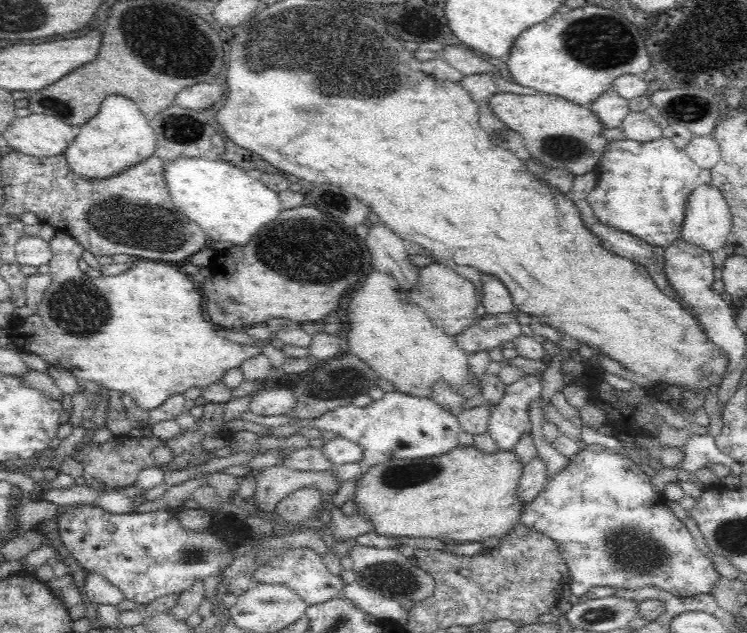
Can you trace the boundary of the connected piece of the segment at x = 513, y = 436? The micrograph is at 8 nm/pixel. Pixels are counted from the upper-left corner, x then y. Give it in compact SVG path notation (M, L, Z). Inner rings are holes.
M542 373L525 374L520 380L505 385L501 401L492 411L488 432L495 448L513 450L522 434L530 432L532 424L528 416L528 404L541 396Z

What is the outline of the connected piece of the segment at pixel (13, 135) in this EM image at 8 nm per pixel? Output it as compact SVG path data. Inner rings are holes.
M31 113L24 117L14 117L2 136L7 140L9 146L24 154L31 154L40 158L48 158L62 154L73 138L76 138L78 128L48 114Z

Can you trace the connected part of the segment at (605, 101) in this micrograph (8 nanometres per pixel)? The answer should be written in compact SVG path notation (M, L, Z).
M610 88L588 106L603 128L618 128L628 114L628 101Z

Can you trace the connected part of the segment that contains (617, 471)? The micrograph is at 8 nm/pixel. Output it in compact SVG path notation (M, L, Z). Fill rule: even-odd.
M586 444L585 448L580 449L572 458L569 463L563 468L560 474L552 476L545 484L545 488L538 493L536 498L532 499L523 508L523 513L520 515L520 523L528 528L532 528L547 534L550 538L556 541L556 544L563 552L564 560L569 568L567 582L570 585L570 593L576 597L584 596L588 592L588 588L592 586L615 586L616 588L644 588L644 586L658 586L662 590L667 590L673 595L679 597L691 597L700 593L711 593L712 584L716 582L716 578L720 573L712 564L710 555L704 555L701 551L696 549L694 539L686 525L681 520L674 517L672 511L666 506L662 497L656 495L656 491L652 489L652 482L648 474L644 474L640 470L639 465L632 461L628 454L614 452L600 444Z

